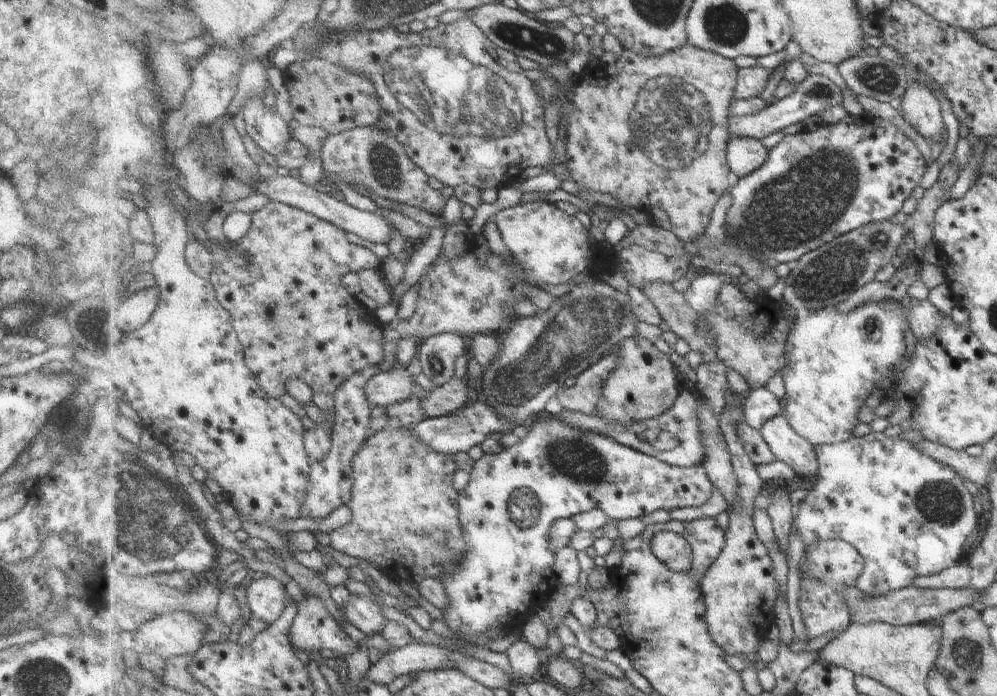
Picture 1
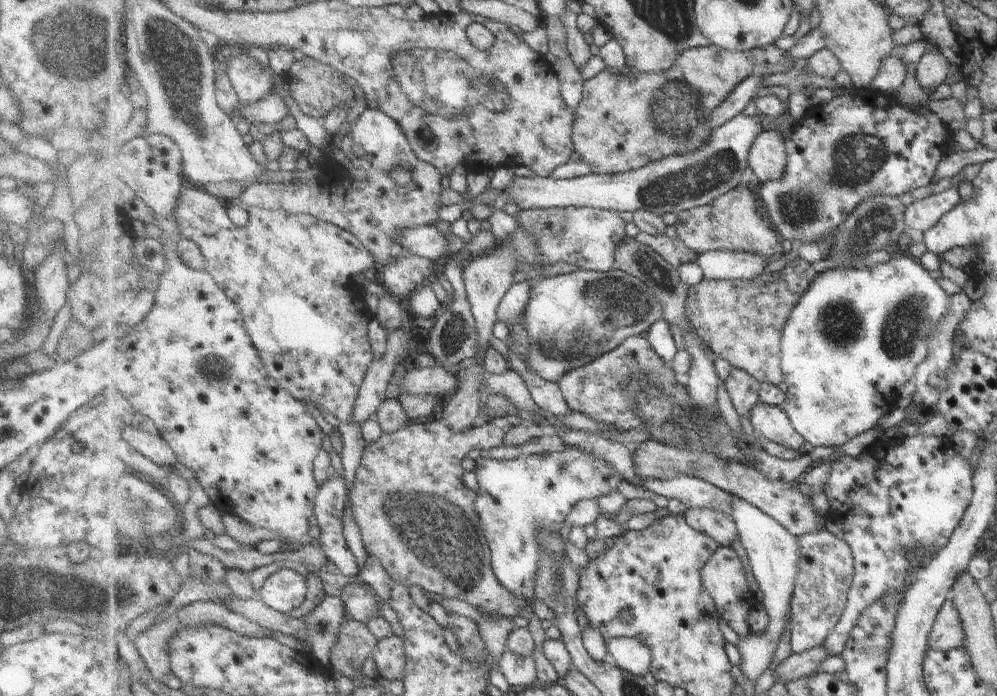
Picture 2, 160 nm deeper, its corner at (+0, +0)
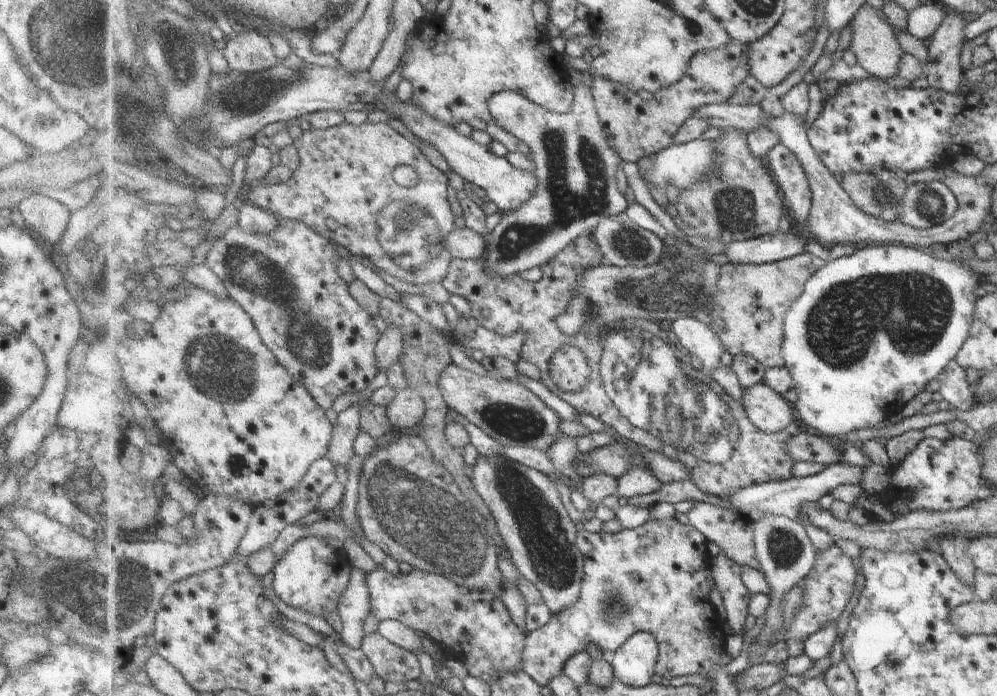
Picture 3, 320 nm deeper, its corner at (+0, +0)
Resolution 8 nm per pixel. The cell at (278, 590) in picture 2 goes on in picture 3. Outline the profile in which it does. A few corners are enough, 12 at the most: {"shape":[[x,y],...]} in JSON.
{"shape":[[325,537],[299,539],[277,563],[285,604],[338,614],[353,567]]}

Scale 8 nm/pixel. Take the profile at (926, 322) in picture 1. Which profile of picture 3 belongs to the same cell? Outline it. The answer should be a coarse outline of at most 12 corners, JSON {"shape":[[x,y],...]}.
{"shape":[[955,361],[937,375],[937,391],[951,408],[968,411],[974,396]]}

